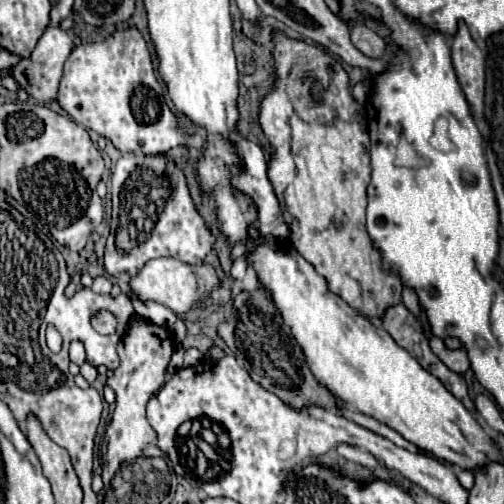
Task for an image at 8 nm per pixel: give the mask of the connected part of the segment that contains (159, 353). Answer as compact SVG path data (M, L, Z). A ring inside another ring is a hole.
M135 318L133 326L121 338L121 344L117 348L121 364L115 370L113 378L107 380L107 384L117 394L117 404L115 404L115 410L113 410L111 422L107 424L107 434L105 434L109 476L107 476L108 472L102 472L101 477L104 487L98 495L101 503L104 500L106 491L110 488L115 472L121 466L121 462L131 462L133 458L141 458L141 456L145 456L145 458L163 456L163 452L157 448L157 434L145 418L145 404L149 402L149 398L161 386L161 376L165 374L165 366L167 366L169 356L171 356L171 354L165 354L165 350L163 350L163 340L167 340L167 338L171 338L171 334L165 328L155 326L155 324L151 324L143 318ZM143 326L149 326L149 330L143 330ZM143 334L153 334L153 338L143 338ZM161 358L165 362L161 362Z

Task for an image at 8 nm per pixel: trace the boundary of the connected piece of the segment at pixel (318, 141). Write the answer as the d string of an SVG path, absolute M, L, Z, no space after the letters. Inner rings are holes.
M277 34L273 38L275 42L275 72L277 72L277 84L275 84L275 90L269 92L263 102L260 105L259 112L259 125L263 128L265 136L269 138L271 146L275 148L273 152L273 158L269 162L269 180L275 188L275 194L279 198L279 204L281 204L281 220L289 224L291 228L291 244L295 246L295 250L305 258L309 260L315 270L327 278L329 282L329 290L339 294L349 306L353 306L357 312L365 314L365 316L373 316L373 318L381 318L385 308L393 306L393 304L399 304L401 302L401 290L403 290L403 284L401 280L397 278L397 274L393 274L391 270L385 270L383 264L381 264L381 254L379 250L373 246L373 240L369 238L367 234L367 228L365 228L365 208L367 208L367 186L369 186L369 180L371 180L371 166L369 166L369 132L367 132L367 122L365 122L365 104L359 104L353 100L351 92L349 92L349 78L347 78L347 72L341 68L339 62L335 62L331 56L327 56L325 52L321 52L319 48L315 46L309 46L301 40L291 40L283 34ZM311 80L319 80L321 86L323 86L323 102L317 102L311 98L309 94L309 86L311 86Z

